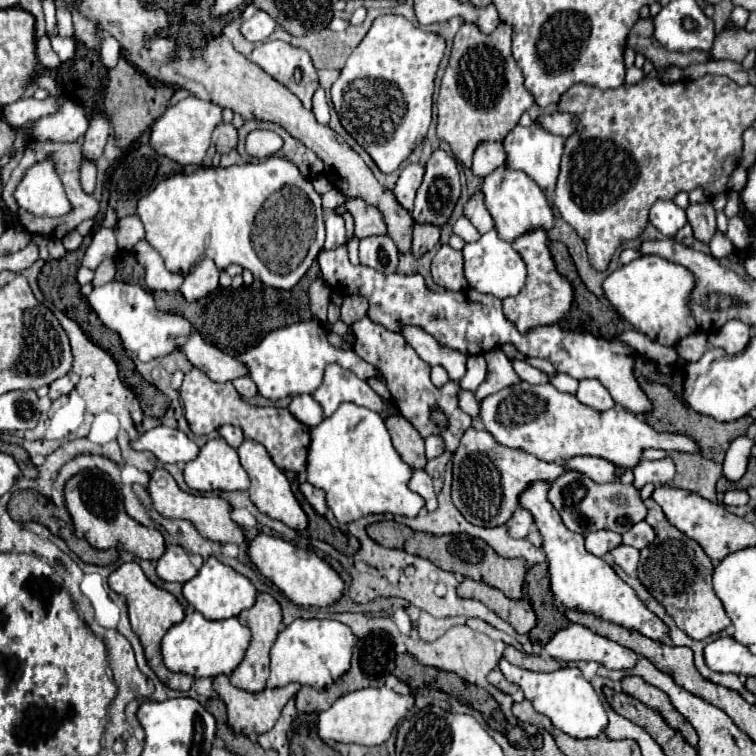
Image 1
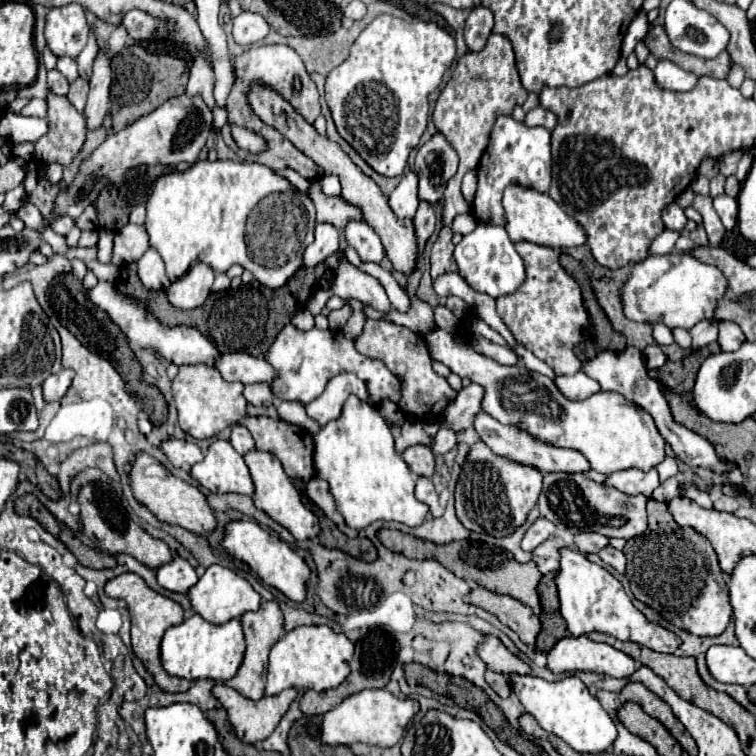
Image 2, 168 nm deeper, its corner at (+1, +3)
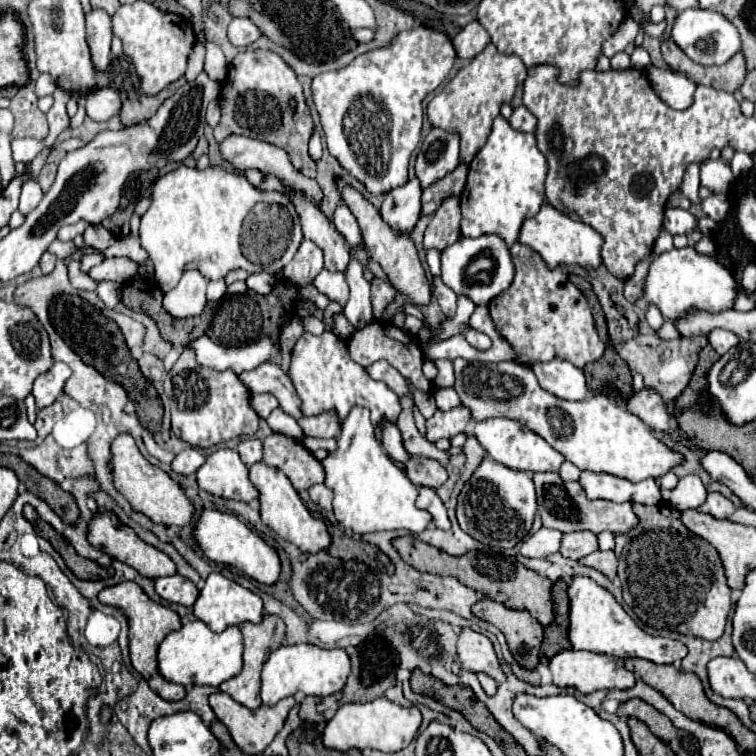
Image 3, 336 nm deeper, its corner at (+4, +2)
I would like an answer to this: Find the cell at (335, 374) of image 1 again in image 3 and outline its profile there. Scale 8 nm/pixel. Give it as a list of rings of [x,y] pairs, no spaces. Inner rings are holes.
[[[324,412],[324,414],[316,414],[316,416],[302,416],[298,420],[298,424],[302,426],[306,436],[316,436],[316,438],[332,438],[336,436],[338,430],[338,416],[336,412]]]

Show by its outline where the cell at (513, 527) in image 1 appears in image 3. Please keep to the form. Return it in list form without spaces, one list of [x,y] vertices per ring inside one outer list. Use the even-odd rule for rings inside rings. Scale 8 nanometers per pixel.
[[[542,526],[536,534],[532,534],[520,548],[522,556],[526,558],[546,558],[548,554],[554,554],[560,550],[560,538],[562,534],[558,530],[548,530]]]

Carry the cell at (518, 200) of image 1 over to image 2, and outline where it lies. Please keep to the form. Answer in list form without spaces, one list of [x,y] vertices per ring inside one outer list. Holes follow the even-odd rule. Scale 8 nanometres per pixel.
[[[511,185],[505,189],[503,195],[503,207],[507,215],[507,233],[513,243],[517,241],[529,241],[553,249],[571,249],[581,247],[587,241],[585,229],[569,217],[547,193],[535,193],[533,189],[523,189],[521,185]]]

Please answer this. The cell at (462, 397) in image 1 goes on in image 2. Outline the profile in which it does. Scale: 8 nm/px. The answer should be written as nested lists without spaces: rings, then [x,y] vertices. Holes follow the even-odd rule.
[[[479,413],[475,417],[475,431],[479,433],[479,437],[483,439],[483,443],[497,455],[501,457],[507,457],[509,461],[515,461],[515,463],[521,463],[521,465],[529,465],[529,467],[535,467],[539,469],[541,473],[555,473],[555,471],[565,471],[565,473],[583,473],[589,469],[587,465],[587,459],[579,453],[579,451],[573,451],[573,449],[563,449],[563,447],[553,447],[553,445],[547,445],[539,439],[533,439],[527,431],[523,431],[519,425],[503,425],[499,423],[497,419],[493,419],[491,415],[487,413]]]

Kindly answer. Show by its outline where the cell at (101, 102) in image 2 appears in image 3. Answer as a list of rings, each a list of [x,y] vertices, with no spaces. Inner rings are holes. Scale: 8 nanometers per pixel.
[[[92,10],[86,16],[86,38],[94,70],[104,72],[110,64],[110,40],[112,40],[112,20],[104,10]]]

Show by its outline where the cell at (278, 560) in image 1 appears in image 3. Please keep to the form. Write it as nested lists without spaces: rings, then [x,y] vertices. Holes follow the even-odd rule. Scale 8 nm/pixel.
[[[204,510],[204,514],[200,516],[194,536],[200,544],[200,548],[204,550],[204,554],[212,560],[212,562],[220,562],[220,564],[228,564],[238,568],[240,572],[244,572],[246,576],[266,584],[266,586],[274,586],[280,580],[280,556],[278,552],[268,546],[258,534],[254,534],[242,520],[238,520],[238,516],[234,514],[224,514],[218,510]]]

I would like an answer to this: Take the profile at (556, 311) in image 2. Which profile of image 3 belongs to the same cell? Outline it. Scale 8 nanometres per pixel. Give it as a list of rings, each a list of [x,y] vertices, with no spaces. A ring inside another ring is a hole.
[[[520,242],[512,244],[510,254],[516,266],[514,282],[488,304],[498,332],[514,346],[522,360],[546,362],[560,358],[580,368],[586,362],[598,360],[604,352],[604,342],[596,334],[586,298],[572,282],[568,282],[568,272],[562,266],[544,266],[540,254]]]

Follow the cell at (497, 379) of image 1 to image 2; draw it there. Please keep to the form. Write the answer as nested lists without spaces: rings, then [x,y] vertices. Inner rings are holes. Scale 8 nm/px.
[[[475,383],[463,387],[455,397],[455,401],[447,405],[447,409],[441,413],[441,421],[439,421],[441,427],[453,429],[455,433],[473,427],[473,419],[481,411],[481,399],[483,399],[483,387]]]

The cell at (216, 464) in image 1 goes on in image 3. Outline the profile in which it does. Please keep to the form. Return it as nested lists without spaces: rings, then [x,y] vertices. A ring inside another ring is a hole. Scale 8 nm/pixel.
[[[220,448],[212,452],[196,472],[198,486],[214,496],[250,502],[258,498],[258,490],[248,480],[248,468],[236,450]]]

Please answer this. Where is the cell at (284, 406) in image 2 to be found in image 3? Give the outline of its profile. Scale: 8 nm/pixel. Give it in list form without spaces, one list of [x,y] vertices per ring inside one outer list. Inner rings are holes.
[[[276,408],[272,410],[272,414],[268,416],[268,424],[274,432],[280,432],[280,434],[286,434],[290,438],[296,438],[296,440],[302,440],[304,438],[304,432],[300,430],[296,418],[292,418],[290,414],[286,414],[282,408]]]

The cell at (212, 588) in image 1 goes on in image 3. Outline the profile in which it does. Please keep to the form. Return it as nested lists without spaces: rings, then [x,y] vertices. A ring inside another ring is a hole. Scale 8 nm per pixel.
[[[212,572],[206,578],[204,588],[198,594],[198,600],[194,602],[194,614],[198,620],[202,620],[212,632],[222,632],[228,626],[240,626],[242,622],[260,622],[262,620],[262,598],[254,592],[246,590],[244,586],[236,584],[234,580],[224,578],[218,572]]]

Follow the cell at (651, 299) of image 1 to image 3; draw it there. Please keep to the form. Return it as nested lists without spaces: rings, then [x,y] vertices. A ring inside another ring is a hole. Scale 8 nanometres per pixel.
[[[686,246],[656,256],[648,268],[642,290],[642,298],[654,304],[666,320],[672,320],[688,314],[688,310],[708,310],[712,314],[730,310],[736,296],[736,280],[714,256],[698,254],[692,246]]]

